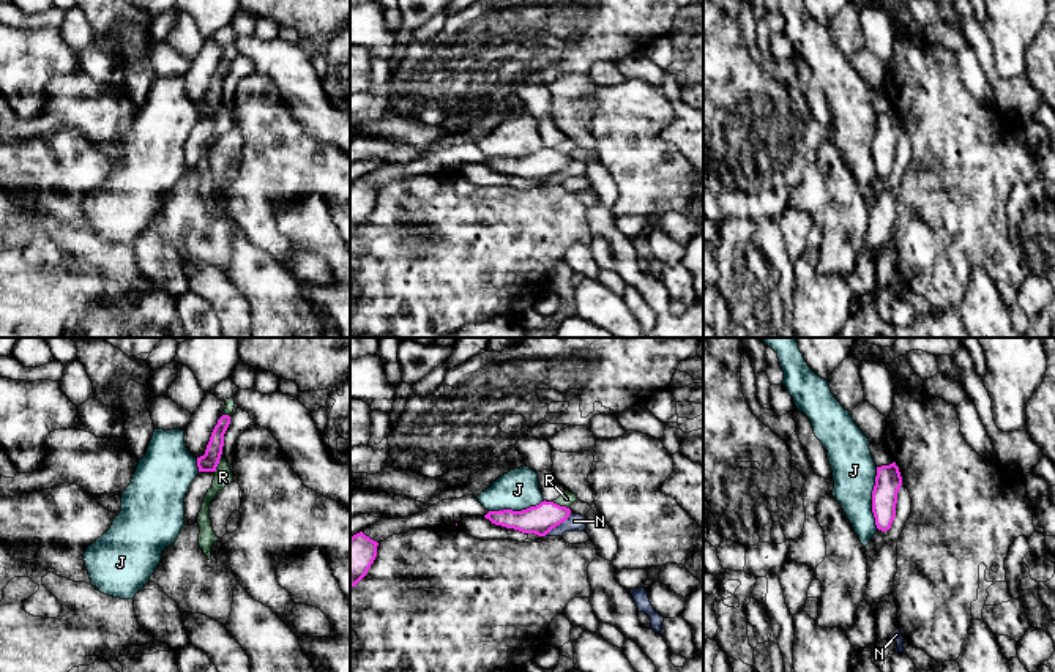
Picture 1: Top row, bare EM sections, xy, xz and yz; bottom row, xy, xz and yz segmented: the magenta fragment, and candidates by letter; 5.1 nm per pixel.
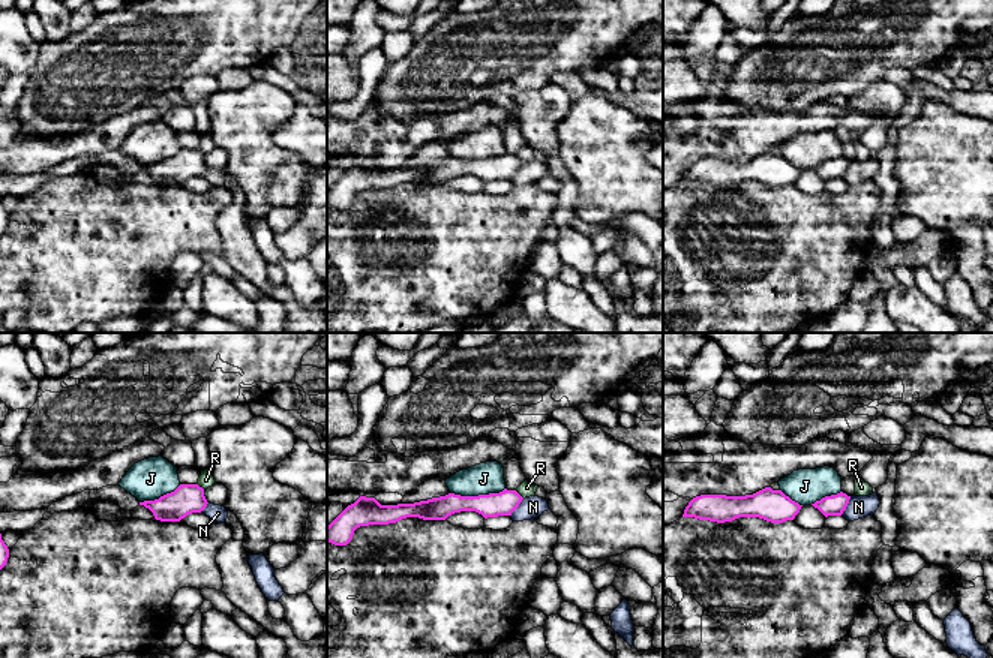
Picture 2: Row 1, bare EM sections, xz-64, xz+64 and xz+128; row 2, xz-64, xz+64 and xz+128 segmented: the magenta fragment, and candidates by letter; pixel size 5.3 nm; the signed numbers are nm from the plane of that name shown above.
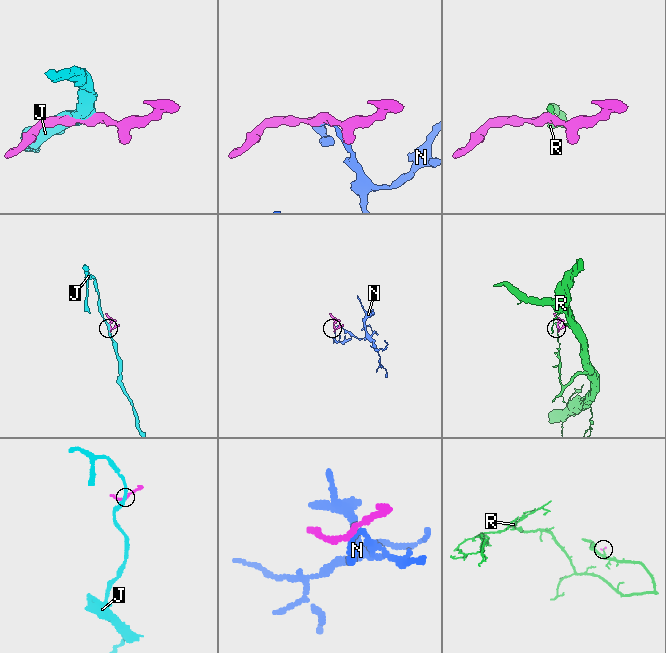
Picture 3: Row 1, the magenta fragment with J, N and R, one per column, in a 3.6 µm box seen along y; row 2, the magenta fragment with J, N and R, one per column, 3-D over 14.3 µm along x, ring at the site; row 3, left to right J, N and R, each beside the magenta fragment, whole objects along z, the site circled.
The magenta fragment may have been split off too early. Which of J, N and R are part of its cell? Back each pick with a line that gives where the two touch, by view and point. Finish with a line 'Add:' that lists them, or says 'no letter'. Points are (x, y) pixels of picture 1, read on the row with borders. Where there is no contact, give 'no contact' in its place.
Add: no letter

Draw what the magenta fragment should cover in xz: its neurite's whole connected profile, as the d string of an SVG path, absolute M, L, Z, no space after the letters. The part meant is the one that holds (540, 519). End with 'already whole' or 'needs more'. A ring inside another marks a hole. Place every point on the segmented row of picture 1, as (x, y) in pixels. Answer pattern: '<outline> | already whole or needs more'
M544 500L539 505L530 506L522 511L489 511L484 517L495 525L514 528L522 533L546 536L552 528L565 522L569 514L569 508Z | already whole

